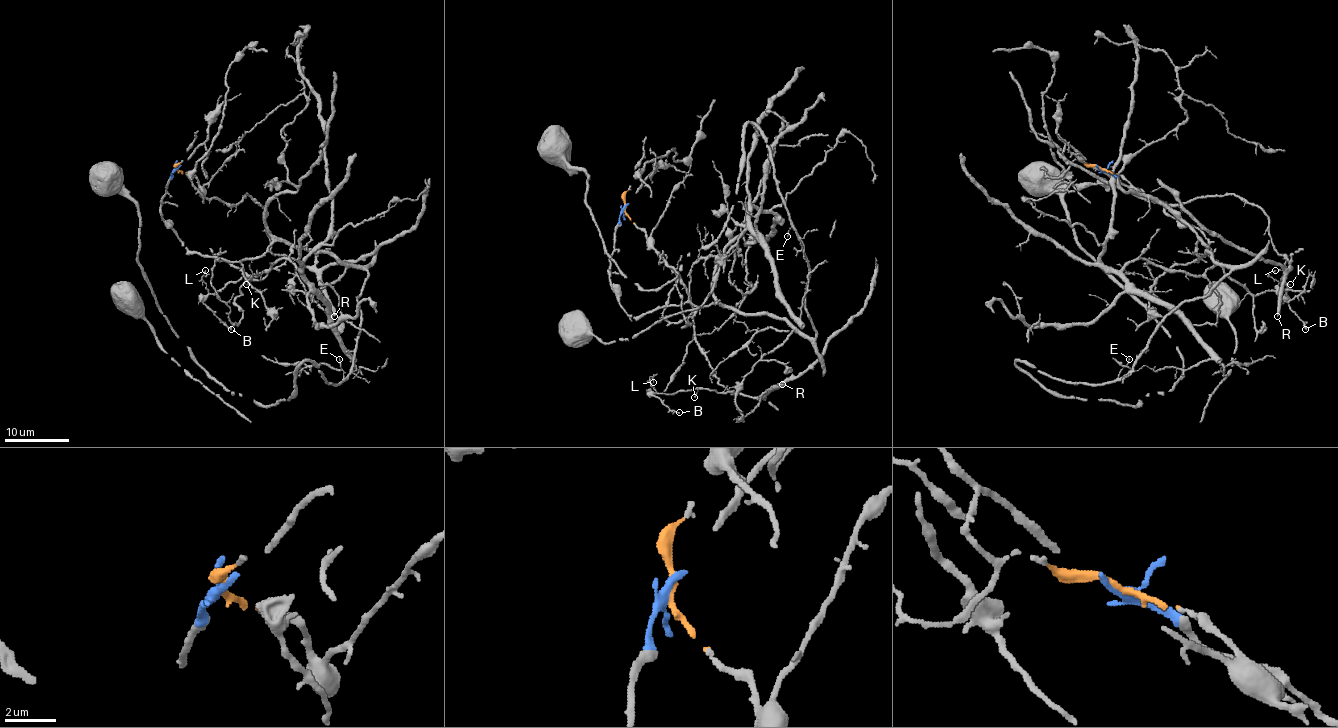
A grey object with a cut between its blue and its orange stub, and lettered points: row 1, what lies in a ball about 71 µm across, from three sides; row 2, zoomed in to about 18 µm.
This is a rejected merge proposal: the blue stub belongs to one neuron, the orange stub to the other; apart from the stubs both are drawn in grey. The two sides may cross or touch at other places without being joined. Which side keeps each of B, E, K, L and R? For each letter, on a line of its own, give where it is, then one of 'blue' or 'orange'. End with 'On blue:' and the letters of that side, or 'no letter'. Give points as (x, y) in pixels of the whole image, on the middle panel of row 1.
B: at (679, 412); orange
E: at (787, 236); blue
K: at (694, 397); orange
L: at (653, 382); orange
R: at (782, 384); orange
On blue: E

